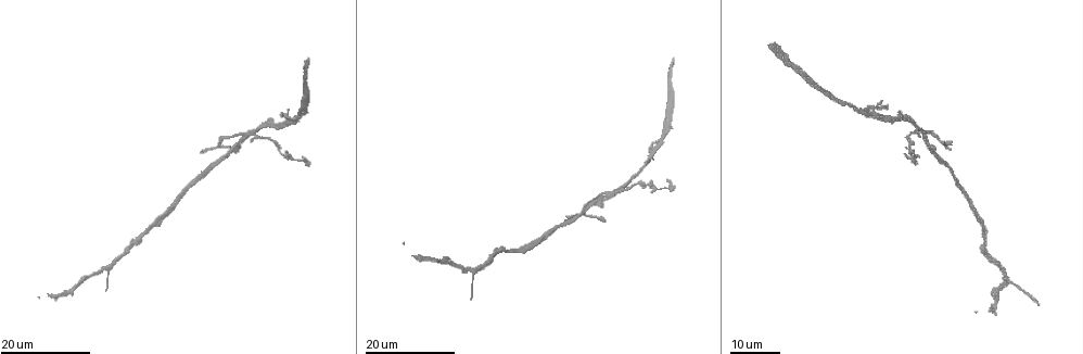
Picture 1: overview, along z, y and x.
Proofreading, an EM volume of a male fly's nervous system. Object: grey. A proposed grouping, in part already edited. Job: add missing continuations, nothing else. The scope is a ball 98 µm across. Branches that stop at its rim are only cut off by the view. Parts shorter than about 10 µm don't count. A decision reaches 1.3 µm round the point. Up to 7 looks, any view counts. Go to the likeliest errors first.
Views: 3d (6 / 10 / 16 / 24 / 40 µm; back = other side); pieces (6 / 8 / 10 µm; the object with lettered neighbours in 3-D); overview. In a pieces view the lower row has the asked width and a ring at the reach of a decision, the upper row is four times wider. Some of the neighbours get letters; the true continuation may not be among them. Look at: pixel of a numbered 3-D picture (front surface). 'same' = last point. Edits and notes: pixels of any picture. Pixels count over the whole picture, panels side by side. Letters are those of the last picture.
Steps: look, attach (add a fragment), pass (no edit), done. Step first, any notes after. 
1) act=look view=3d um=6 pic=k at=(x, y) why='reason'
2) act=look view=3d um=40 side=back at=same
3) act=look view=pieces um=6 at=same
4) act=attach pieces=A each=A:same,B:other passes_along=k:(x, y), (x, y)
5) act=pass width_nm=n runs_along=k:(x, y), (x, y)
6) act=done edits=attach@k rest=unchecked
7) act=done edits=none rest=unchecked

act=look view=3d um=16 pic=1 at=(904, 156) why='free end'

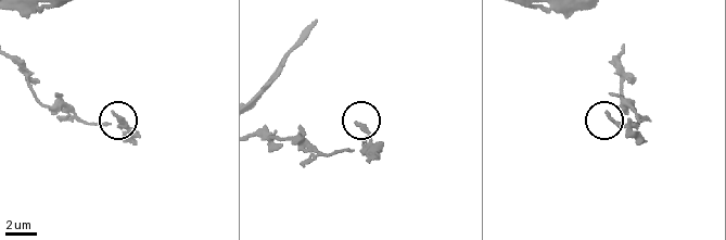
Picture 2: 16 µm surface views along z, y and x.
act=look view=3d um=6 pic=2 at=(112, 115) why='zoom in'

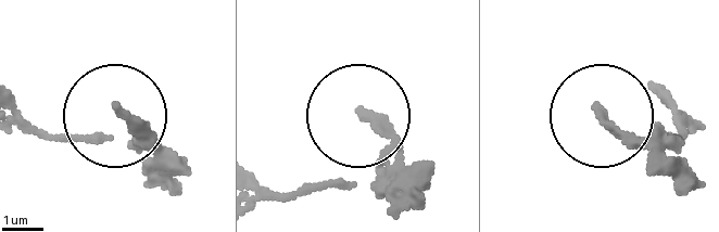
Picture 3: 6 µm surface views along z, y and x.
act=look view=pieces um=8 pic=3 at=(599, 109)

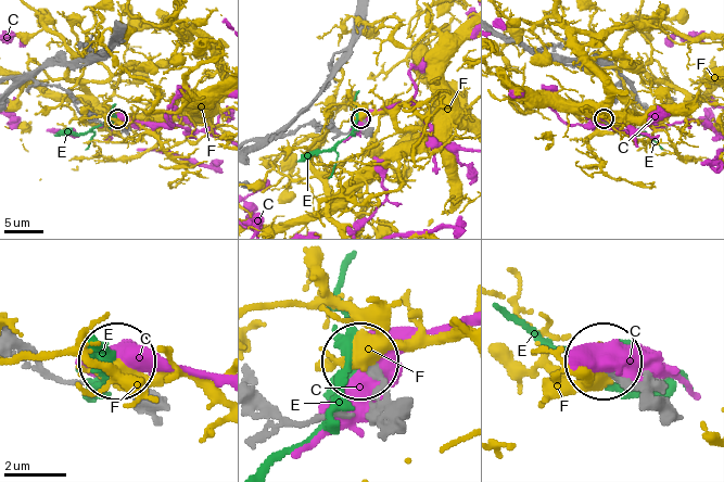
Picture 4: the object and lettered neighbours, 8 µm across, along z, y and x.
act=pass each=C:other,E:other,F:other runs_along=4:(263, 400), (302, 423), (364, 413), (377, 384), (366, 364) found='none of them fits'

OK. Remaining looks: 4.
act=look view=3d um=16 pic=1 at=(951, 149) why='branch stops here'

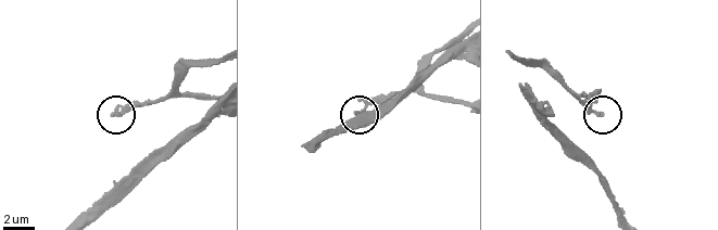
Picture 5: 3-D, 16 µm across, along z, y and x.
act=look view=pieces um=6 pic=5 at=(113, 112)

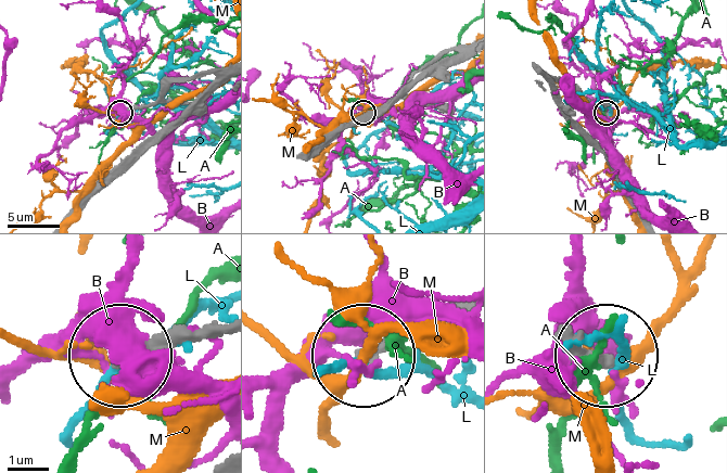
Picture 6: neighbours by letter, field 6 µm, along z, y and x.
act=pass each=A:other,B:other,L:other,M:other found='no lettered fragment goes on from it'

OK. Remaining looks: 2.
act=look view=3d um=24 pic=1 at=(603, 219) why='an open end'

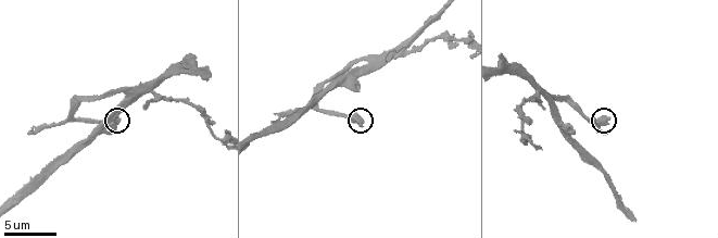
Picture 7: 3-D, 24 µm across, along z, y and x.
act=look view=pieces um=10 pic=7 at=(117, 121)

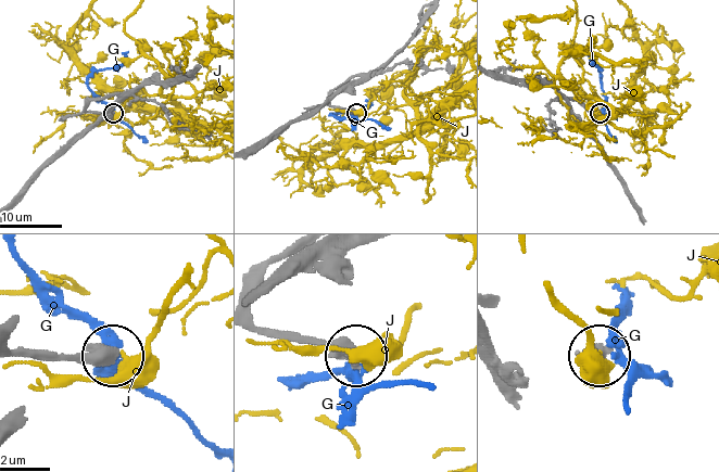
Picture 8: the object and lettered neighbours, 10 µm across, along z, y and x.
act=attach pieces=G each=G:same,J:other found='the neuron continues'

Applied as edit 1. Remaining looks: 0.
act=done edits=attach@8 rest=unchecked

